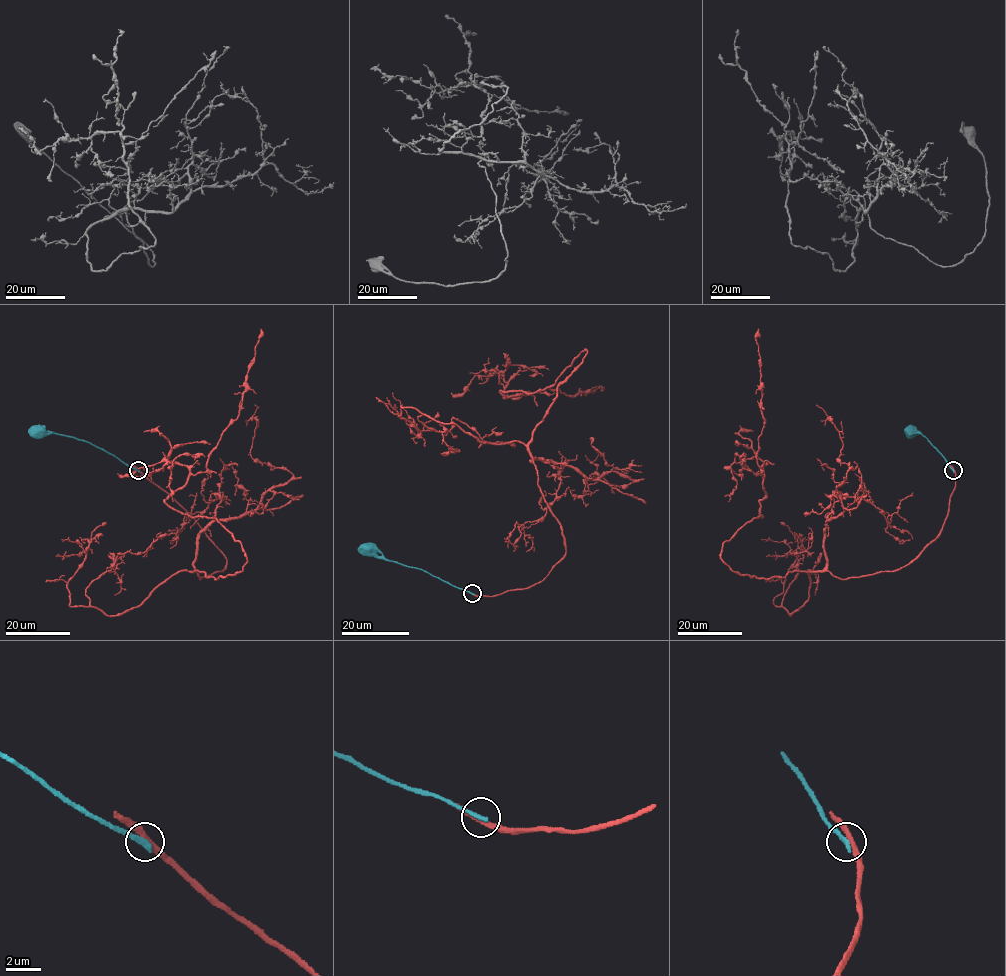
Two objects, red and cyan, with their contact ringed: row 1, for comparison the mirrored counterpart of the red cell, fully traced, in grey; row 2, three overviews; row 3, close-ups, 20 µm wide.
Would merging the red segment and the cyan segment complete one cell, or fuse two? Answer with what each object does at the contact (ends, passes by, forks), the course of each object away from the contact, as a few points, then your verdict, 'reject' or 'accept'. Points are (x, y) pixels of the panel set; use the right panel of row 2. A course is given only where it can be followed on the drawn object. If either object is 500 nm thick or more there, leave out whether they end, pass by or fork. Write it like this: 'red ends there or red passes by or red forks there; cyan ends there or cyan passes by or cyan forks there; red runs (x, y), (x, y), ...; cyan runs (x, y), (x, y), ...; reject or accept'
red passes by; cyan ends there; red runs (953, 469), (942, 530), (898, 569), (734, 572), (724, 542), (762, 517), (765, 495), (758, 329); cyan runs (953, 470), (919, 431), (911, 431); reject

